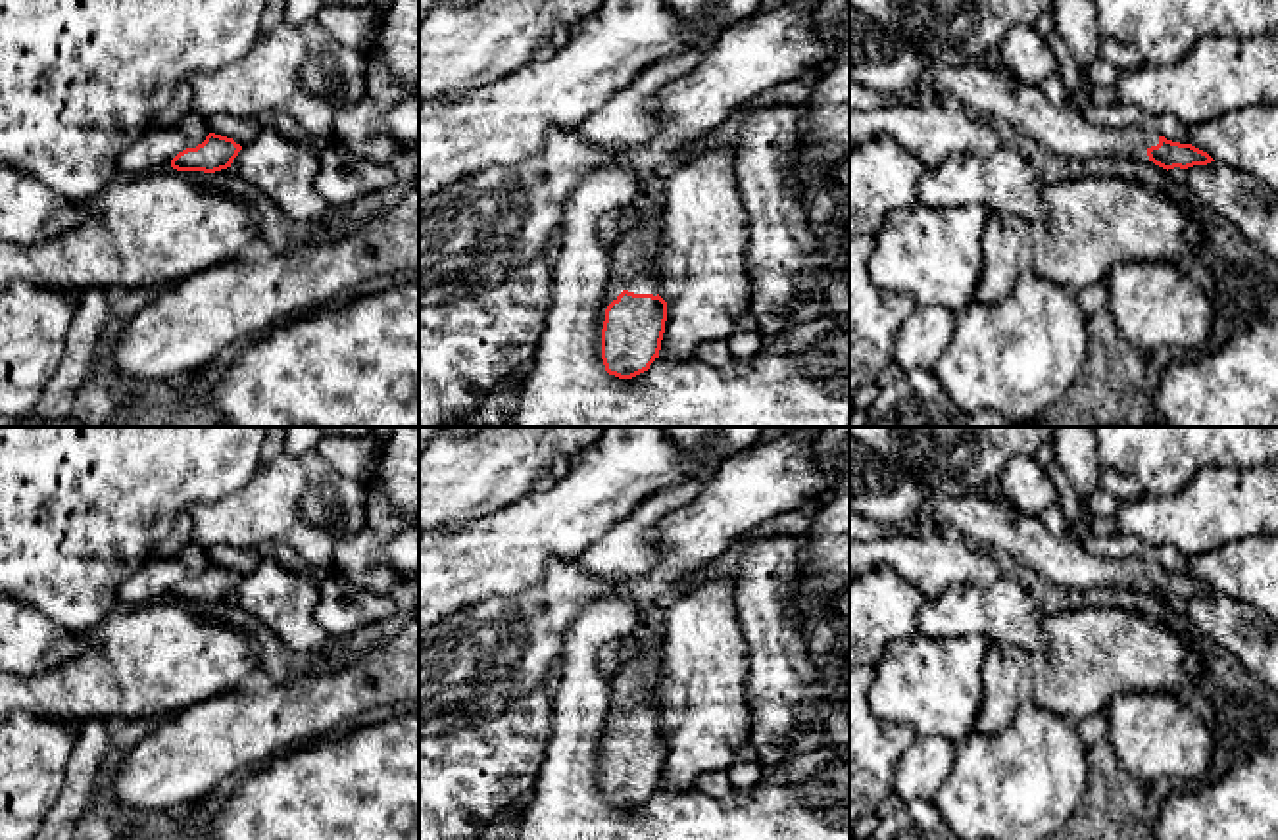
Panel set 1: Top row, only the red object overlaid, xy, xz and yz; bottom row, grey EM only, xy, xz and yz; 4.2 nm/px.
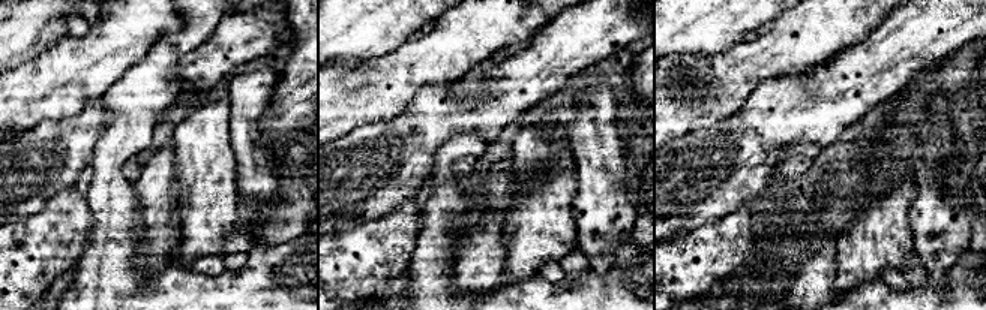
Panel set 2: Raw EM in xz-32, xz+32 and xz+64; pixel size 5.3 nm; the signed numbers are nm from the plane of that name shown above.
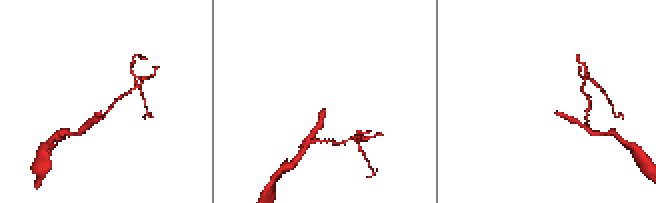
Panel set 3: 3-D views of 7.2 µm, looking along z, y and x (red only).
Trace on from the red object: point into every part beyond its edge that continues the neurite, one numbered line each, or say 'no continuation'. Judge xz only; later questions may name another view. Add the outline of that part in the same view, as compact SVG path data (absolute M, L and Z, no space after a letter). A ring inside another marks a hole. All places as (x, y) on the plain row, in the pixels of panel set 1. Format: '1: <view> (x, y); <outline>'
1: xz (640, 689); M663 642L634 648L609 682L619 719L657 727L675 686L675 679L663 671Z

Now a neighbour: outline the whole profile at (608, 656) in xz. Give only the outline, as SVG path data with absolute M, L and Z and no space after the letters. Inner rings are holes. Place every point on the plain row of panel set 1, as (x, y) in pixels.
M611 640L596 652L596 661L605 677L615 675L621 665L621 644Z

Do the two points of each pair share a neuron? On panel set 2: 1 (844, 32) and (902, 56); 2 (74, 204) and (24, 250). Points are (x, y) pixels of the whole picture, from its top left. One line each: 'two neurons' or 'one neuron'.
1: two neurons
2: one neuron

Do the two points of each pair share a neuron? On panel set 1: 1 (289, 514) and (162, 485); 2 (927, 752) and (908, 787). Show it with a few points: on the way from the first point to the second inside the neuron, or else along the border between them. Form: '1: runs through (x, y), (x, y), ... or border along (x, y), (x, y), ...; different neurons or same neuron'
1: border along (258, 469), (237, 491), (187, 508); different neurons
2: runs through (927, 760), (915, 779); same neuron

